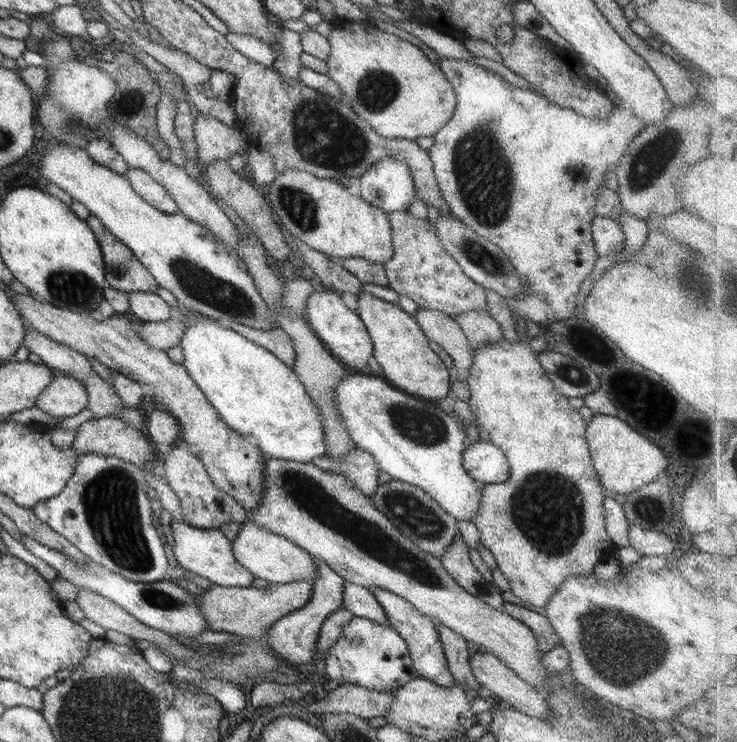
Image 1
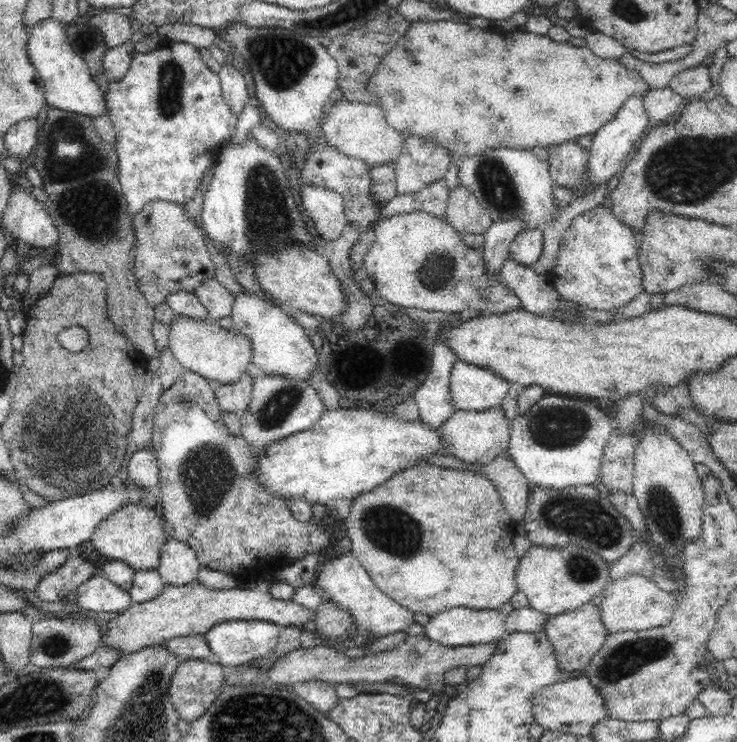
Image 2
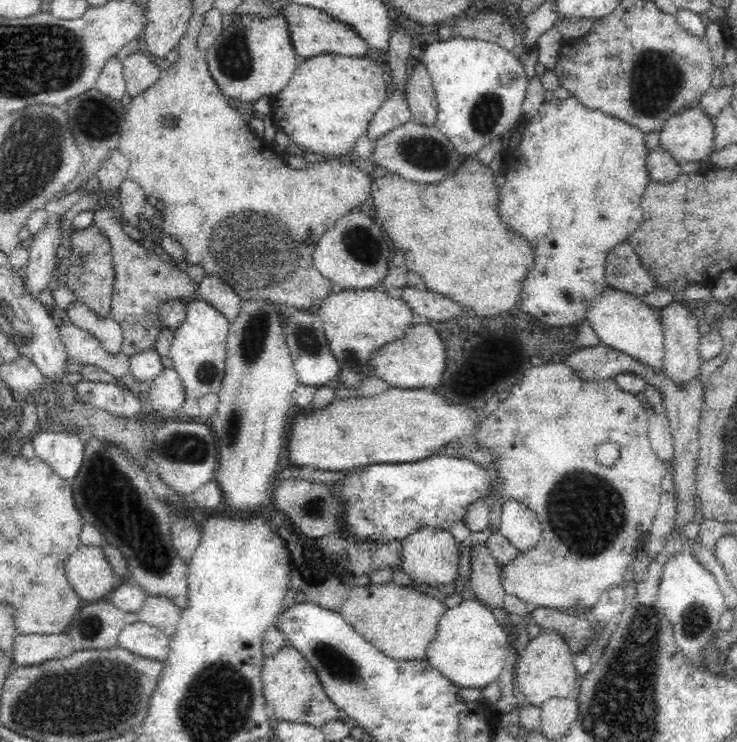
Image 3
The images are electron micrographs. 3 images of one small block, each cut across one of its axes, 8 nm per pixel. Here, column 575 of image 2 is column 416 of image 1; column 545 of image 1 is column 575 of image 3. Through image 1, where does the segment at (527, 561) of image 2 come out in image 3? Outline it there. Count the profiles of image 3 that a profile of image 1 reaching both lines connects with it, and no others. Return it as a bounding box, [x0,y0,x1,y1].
[514,632,576,707]

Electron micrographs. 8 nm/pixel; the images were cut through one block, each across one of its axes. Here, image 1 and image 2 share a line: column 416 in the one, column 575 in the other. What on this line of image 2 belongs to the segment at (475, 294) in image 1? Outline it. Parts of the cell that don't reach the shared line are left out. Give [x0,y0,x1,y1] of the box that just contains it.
[548,204,643,312]

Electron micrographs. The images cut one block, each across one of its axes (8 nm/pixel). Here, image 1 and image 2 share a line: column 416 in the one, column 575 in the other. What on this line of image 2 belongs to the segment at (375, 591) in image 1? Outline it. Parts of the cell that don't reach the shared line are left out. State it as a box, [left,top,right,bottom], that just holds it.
[545,602,607,675]

